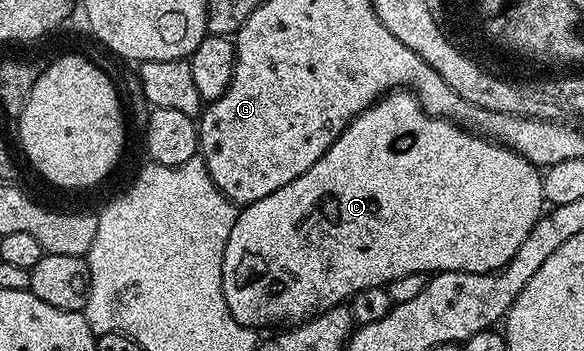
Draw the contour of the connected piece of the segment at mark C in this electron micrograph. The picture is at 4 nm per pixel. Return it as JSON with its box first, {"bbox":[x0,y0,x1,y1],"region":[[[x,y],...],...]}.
{"bbox":[222,90,545,330],"region":[[[393,90],[355,116],[330,150],[326,150],[326,154],[322,154],[322,158],[318,158],[306,174],[274,190],[274,194],[266,194],[266,198],[258,198],[258,202],[245,204],[237,211],[234,230],[230,230],[222,258],[222,294],[230,314],[242,326],[253,330],[287,330],[297,324],[305,324],[321,312],[341,307],[351,301],[358,290],[383,288],[398,278],[406,278],[406,274],[499,272],[510,262],[510,258],[514,258],[514,254],[518,254],[518,246],[526,242],[526,234],[530,234],[530,230],[540,221],[545,208],[542,172],[535,164],[519,156],[513,148],[489,140],[459,123],[445,120],[443,116],[431,116],[411,91]]]}

